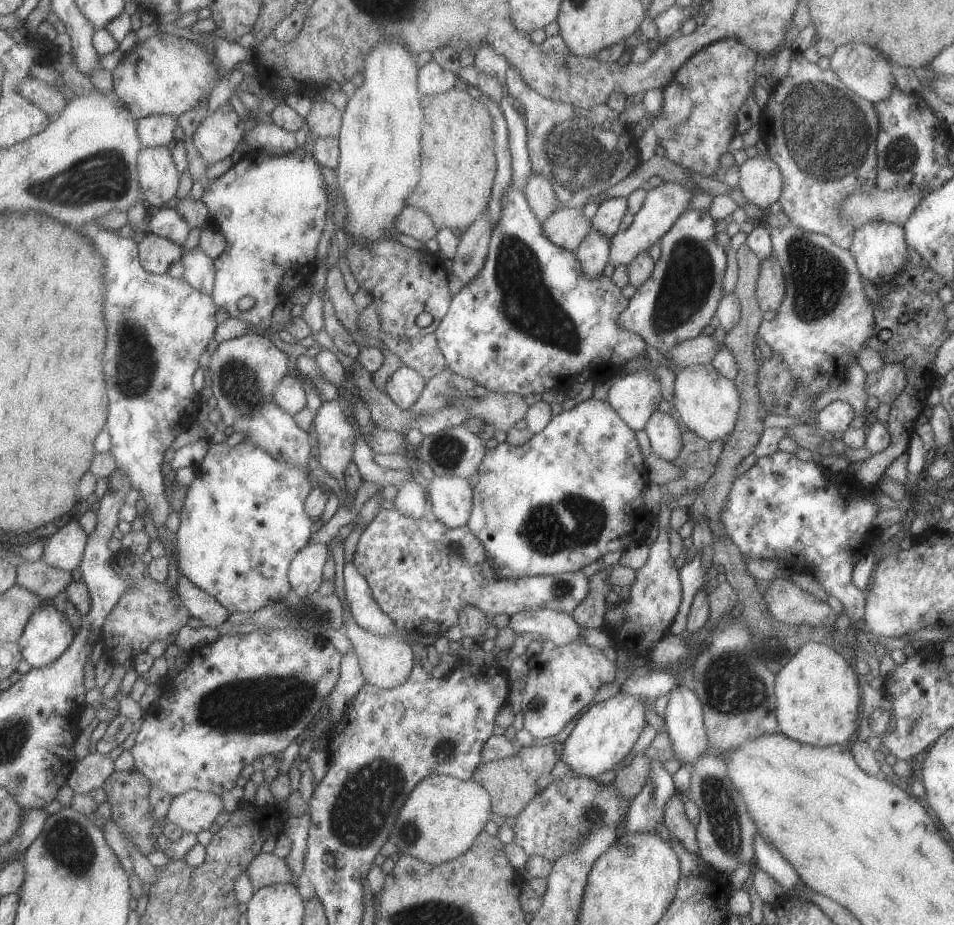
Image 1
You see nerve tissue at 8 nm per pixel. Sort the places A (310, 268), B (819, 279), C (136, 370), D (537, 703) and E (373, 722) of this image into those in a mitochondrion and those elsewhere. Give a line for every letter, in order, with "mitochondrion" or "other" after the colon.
A: other
B: mitochondrion
C: mitochondrion
D: mitochondrion
E: other

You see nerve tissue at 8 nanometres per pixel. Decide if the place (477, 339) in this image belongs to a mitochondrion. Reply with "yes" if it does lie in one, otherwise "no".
no

